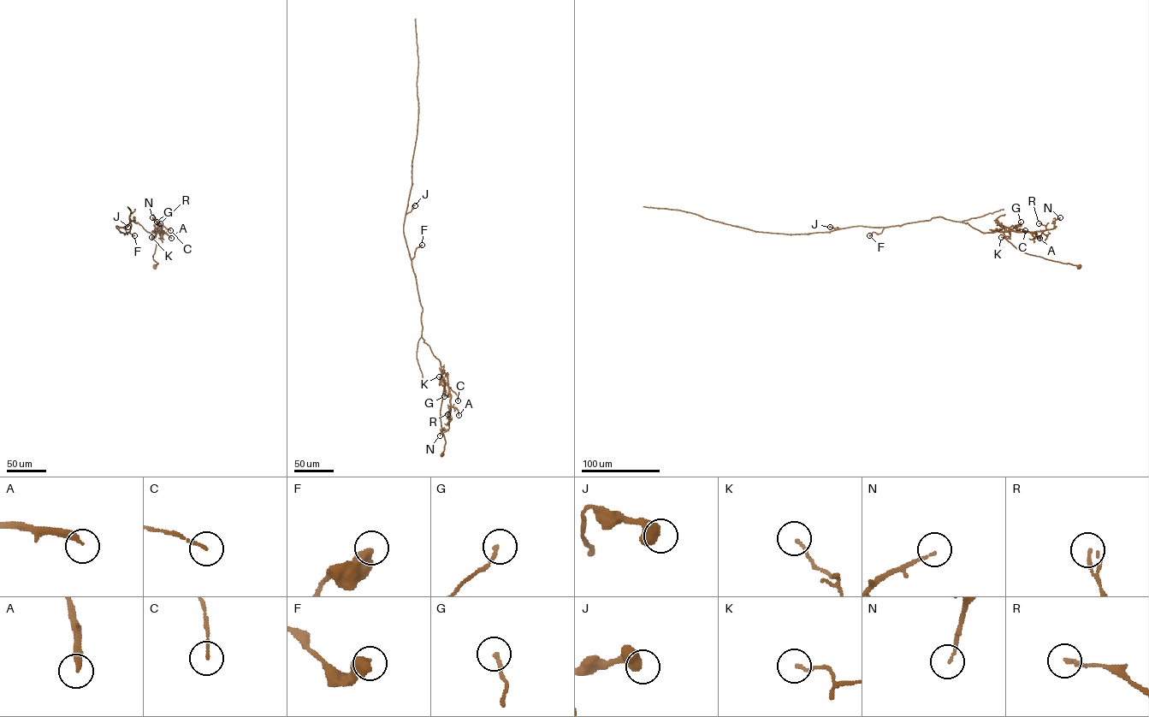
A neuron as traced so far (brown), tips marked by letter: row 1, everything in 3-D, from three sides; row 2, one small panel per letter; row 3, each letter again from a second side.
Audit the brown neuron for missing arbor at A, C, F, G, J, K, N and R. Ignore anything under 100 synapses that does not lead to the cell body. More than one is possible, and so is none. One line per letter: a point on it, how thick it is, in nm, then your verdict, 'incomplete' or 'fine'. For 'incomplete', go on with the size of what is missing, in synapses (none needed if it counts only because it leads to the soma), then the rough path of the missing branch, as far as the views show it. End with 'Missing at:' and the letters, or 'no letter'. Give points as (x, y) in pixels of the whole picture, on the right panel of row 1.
A: (1039, 238) | 240 nm | fine
C: (1025, 230) | 100 nm | fine
F: (869, 235) | 600 nm | fine
G: (1021, 222) | 140 nm | fine
J: (830, 227) | 650 nm | fine
K: (1001, 237) | 100 nm | fine
N: (1060, 217) | 90 nm | fine
R: (1039, 223) | 100 nm | fine
Missing at: no letter

